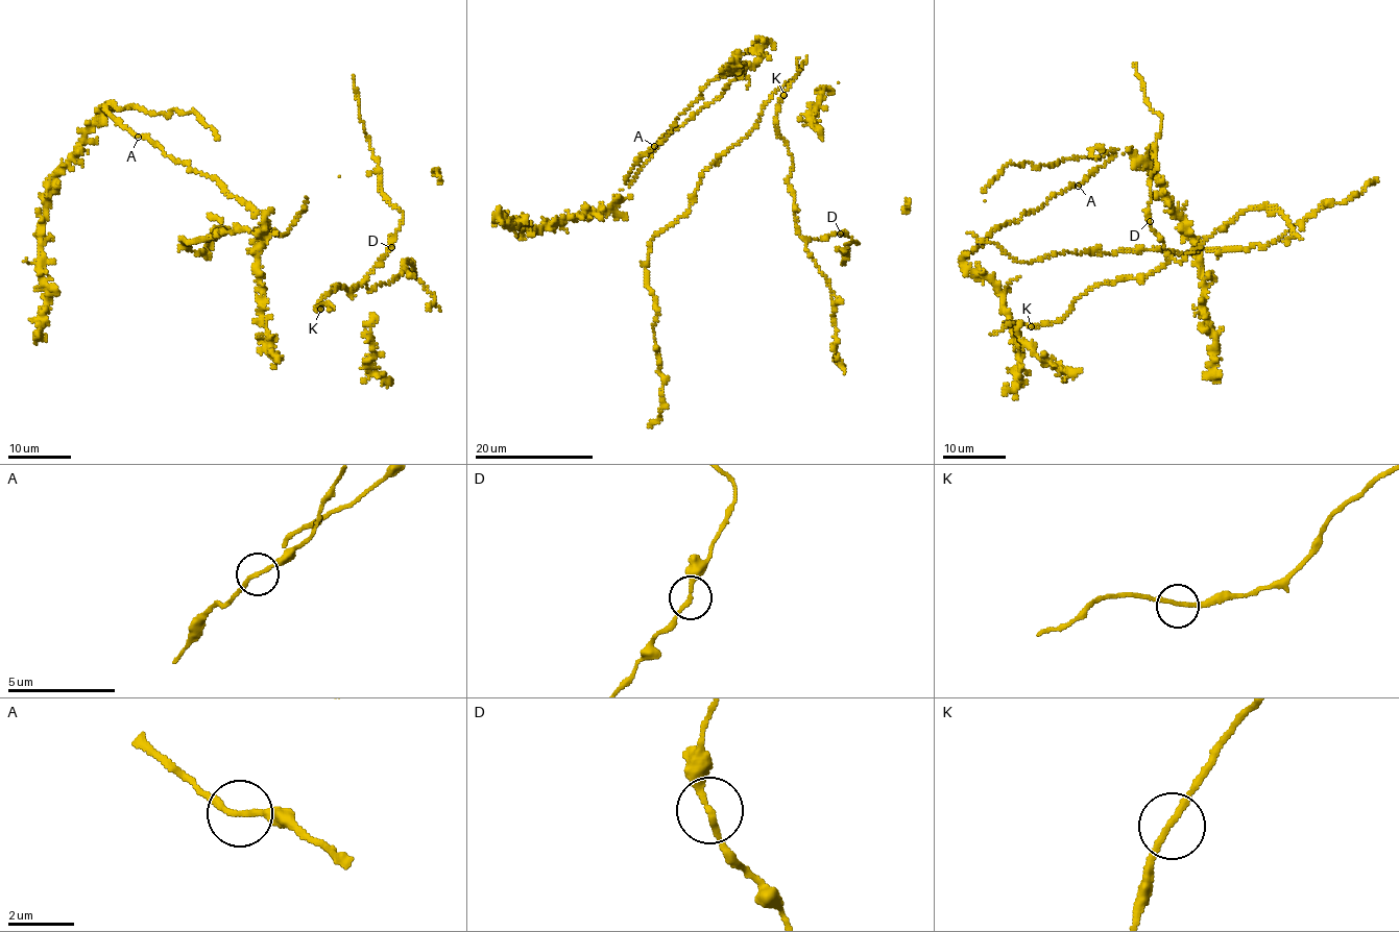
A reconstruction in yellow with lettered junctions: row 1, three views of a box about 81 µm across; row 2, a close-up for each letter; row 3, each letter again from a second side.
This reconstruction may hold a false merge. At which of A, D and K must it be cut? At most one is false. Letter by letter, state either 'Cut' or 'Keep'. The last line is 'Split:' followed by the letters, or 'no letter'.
A: Keep
D: Keep
K: Keep
Split: no letter

